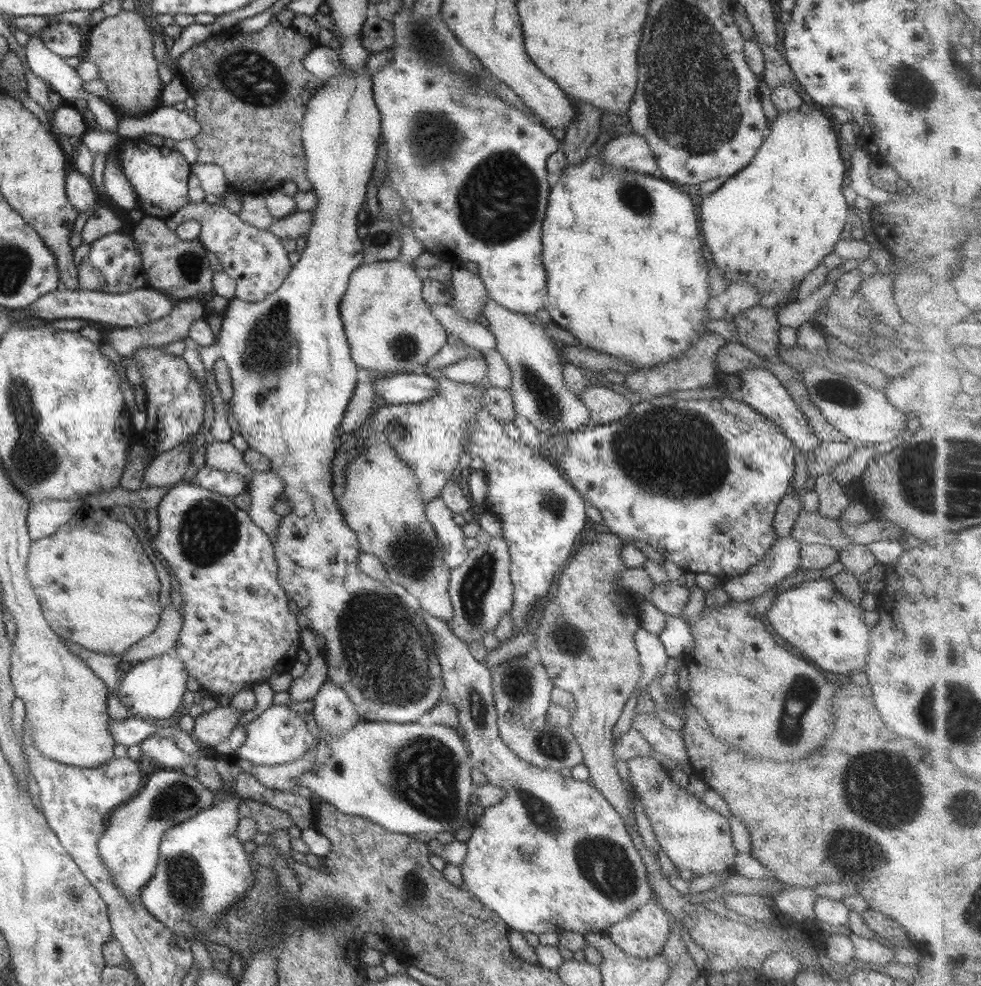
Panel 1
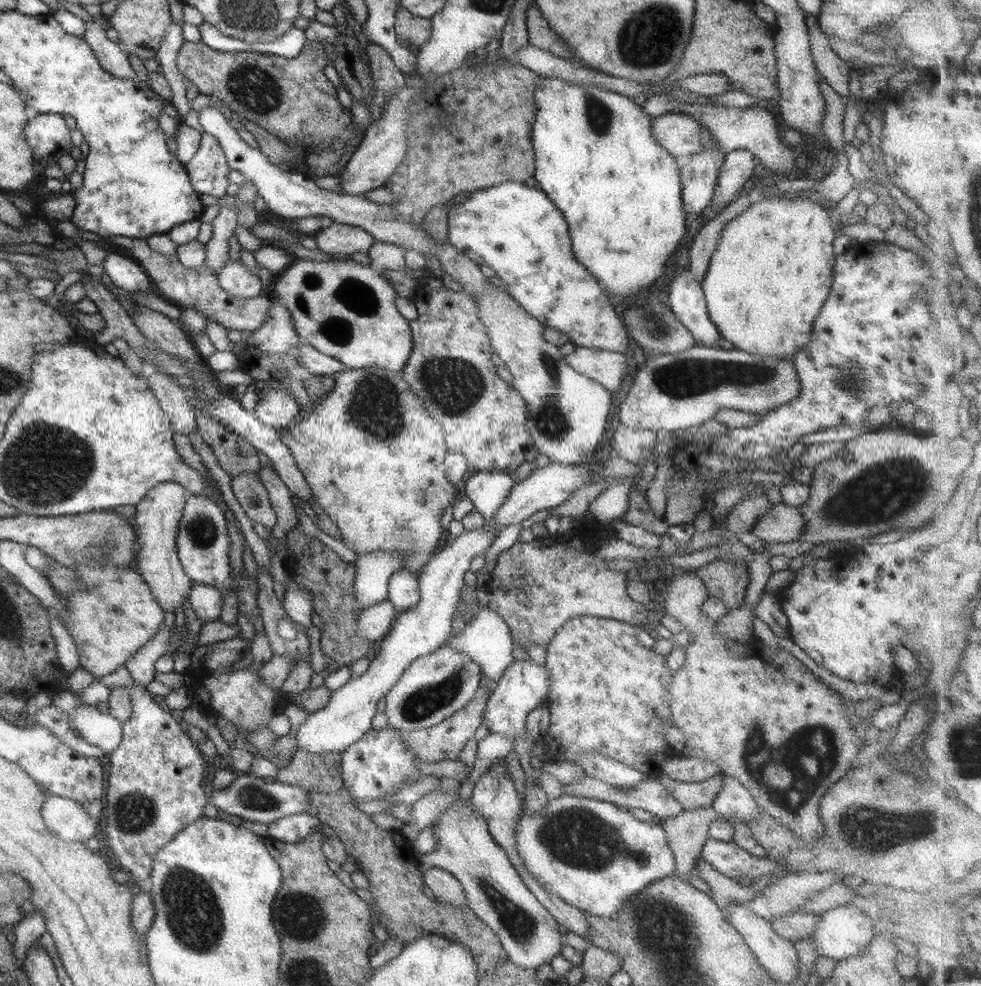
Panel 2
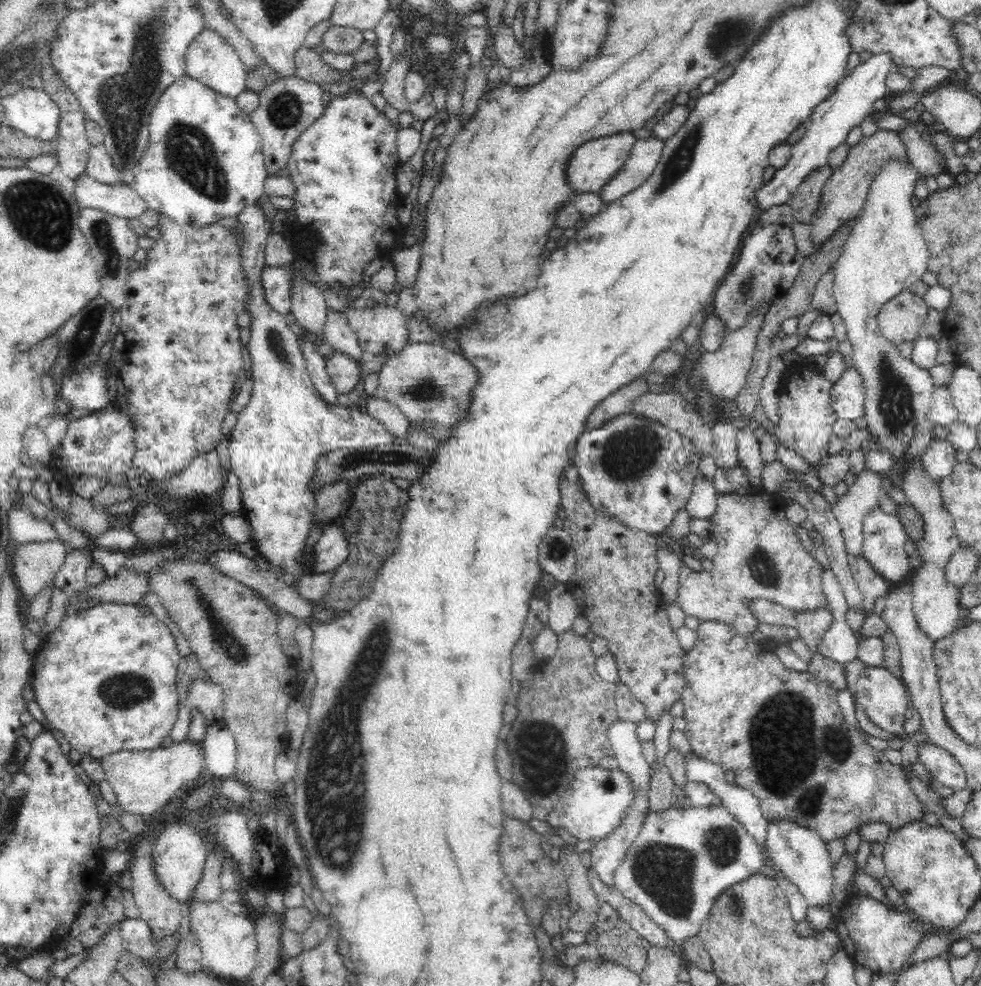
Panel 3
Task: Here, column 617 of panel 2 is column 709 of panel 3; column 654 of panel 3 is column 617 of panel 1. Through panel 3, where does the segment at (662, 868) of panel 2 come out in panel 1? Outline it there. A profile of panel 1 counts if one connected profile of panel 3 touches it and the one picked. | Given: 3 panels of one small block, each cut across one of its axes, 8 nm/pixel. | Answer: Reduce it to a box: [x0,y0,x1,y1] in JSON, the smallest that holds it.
[418,607,651,935]

